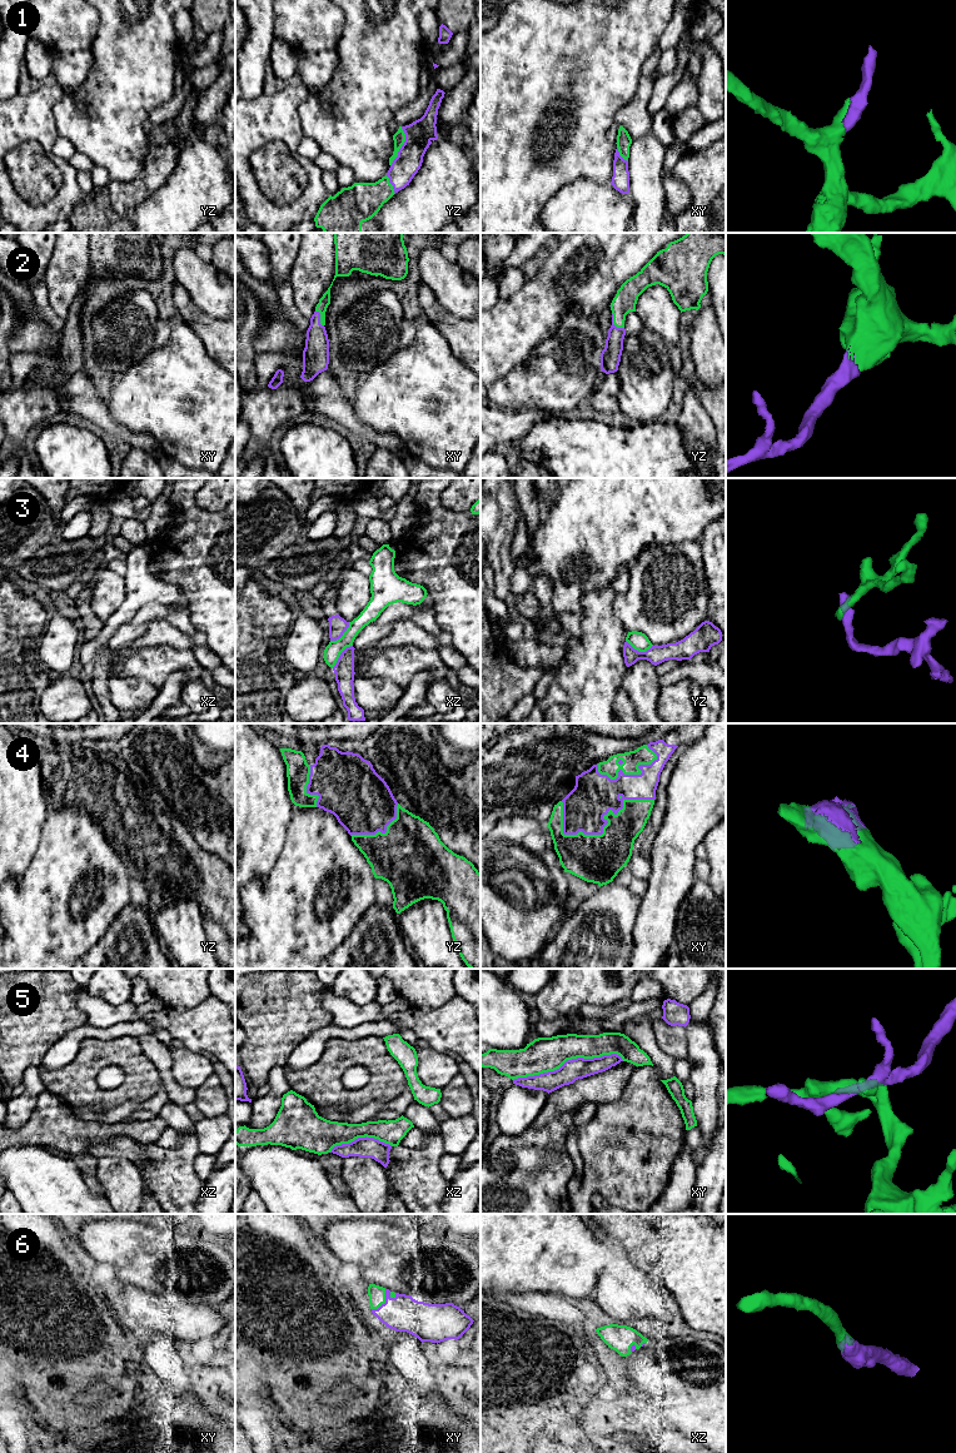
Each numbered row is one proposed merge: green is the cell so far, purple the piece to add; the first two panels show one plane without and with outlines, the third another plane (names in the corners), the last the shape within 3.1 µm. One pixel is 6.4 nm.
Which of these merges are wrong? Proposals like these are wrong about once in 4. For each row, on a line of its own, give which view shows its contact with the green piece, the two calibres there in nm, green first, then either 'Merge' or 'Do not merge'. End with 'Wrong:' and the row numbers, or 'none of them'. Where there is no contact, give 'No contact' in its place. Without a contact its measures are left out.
1: Touches green in yz. Thickness 80 nm (green) against 170 nm. Merge
2: Touches green in yz. Thickness 140 nm (green) against 130 nm. Merge
3: Touches green in yz. Thickness 110 nm (green) against 120 nm. Do not merge
4: Touches green in xy. Thickness 280 nm (green) against 280 nm. Merge
5: Touches green in xy. Thickness 220 nm (green) against 140 nm. Do not merge
6: Touches green in xy. Thickness 110 nm (green) against 240 nm. Merge
Wrong: 3, 5

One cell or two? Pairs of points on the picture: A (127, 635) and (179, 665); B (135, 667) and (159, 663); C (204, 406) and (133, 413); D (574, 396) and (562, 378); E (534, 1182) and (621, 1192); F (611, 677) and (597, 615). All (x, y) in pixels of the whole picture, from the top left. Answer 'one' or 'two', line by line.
A: two
B: one
C: one
D: one
E: two
F: one

